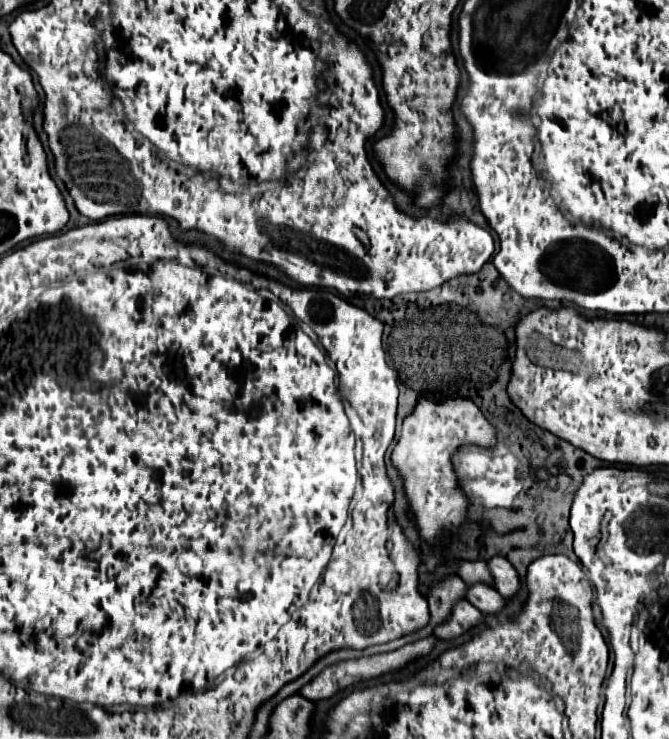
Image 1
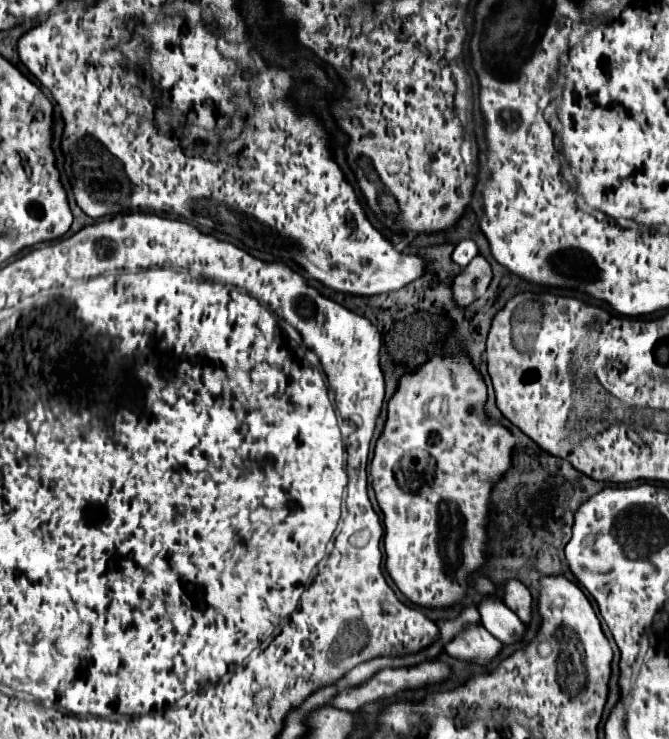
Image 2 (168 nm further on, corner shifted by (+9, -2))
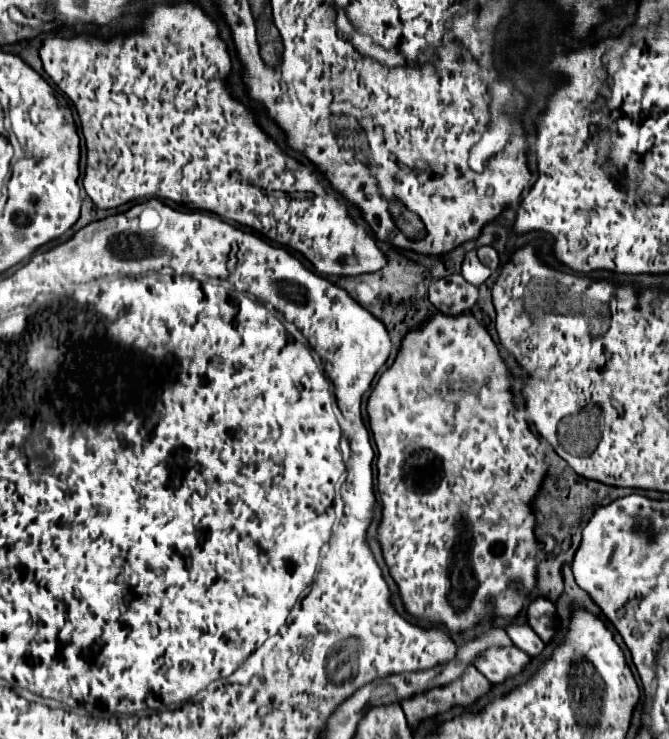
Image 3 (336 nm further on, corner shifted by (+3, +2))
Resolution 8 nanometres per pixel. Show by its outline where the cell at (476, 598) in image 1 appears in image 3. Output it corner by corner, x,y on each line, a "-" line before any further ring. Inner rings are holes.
510,624
506,632
514,646
522,648
528,656
538,656
544,650
544,642
536,636
536,632
528,624

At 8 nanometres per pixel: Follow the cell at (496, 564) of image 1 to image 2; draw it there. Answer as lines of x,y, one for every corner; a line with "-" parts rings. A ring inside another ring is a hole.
506,580
504,586
504,604
516,612
520,616
520,620
524,624
530,622
530,616
532,616
532,596
528,592
528,588
524,584
520,584
520,580

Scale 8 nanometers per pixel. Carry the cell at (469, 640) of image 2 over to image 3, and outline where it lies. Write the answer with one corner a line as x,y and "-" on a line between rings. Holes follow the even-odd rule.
490,648
480,658
474,660
474,666
492,682
502,684
508,678
514,678
520,674
526,664
530,662
530,656
524,654
520,648

